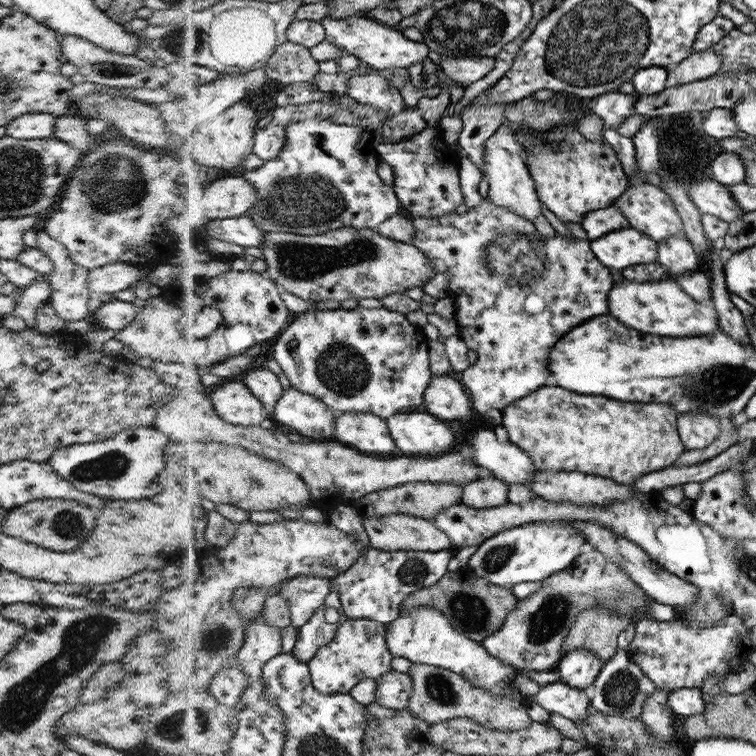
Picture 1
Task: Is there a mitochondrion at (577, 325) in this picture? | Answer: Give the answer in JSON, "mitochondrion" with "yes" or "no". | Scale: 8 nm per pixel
{"mitochondrion":"no"}

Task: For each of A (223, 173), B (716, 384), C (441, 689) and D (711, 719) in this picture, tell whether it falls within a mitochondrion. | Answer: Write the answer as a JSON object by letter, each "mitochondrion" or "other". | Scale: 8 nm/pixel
{"A":"other","B":"mitochondrion","C":"mitochondrion","D":"mitochondrion"}

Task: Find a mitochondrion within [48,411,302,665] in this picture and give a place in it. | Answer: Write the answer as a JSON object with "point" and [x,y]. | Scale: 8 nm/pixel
{"point":[112,465]}

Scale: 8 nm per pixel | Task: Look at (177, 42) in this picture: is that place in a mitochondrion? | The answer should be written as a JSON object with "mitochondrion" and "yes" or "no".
{"mitochondrion":"yes"}

